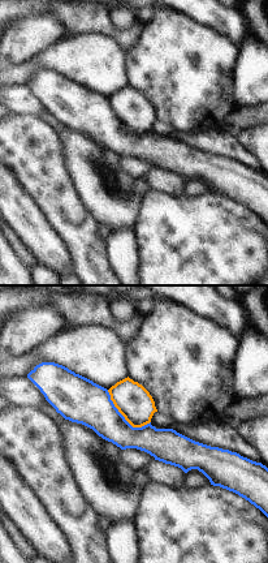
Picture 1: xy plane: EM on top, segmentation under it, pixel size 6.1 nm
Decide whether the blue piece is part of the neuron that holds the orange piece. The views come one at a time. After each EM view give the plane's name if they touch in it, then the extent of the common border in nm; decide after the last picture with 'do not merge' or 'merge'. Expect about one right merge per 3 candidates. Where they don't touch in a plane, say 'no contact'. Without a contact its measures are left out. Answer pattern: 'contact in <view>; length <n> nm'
contact in xy; length 340 nm

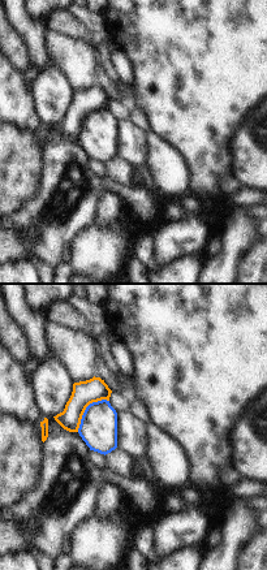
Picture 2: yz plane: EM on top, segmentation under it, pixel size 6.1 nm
contact in yz; length 280 nm

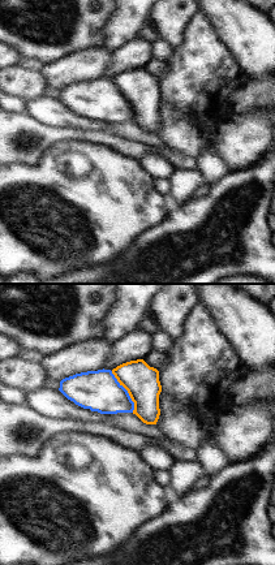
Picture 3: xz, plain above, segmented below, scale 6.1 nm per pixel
contact in xz; length 300 nm

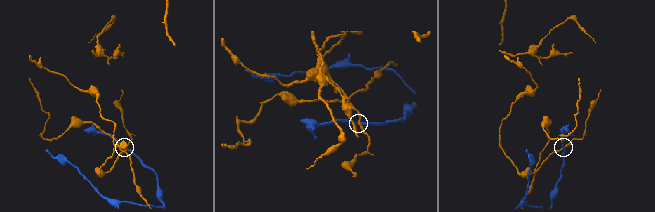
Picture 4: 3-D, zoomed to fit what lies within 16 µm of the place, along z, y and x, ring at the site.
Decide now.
do not merge

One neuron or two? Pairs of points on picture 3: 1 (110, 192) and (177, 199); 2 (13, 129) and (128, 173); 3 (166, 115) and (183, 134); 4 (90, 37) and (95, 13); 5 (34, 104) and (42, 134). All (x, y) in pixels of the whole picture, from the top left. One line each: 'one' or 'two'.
1: two
2: two
3: one
4: one
5: two

